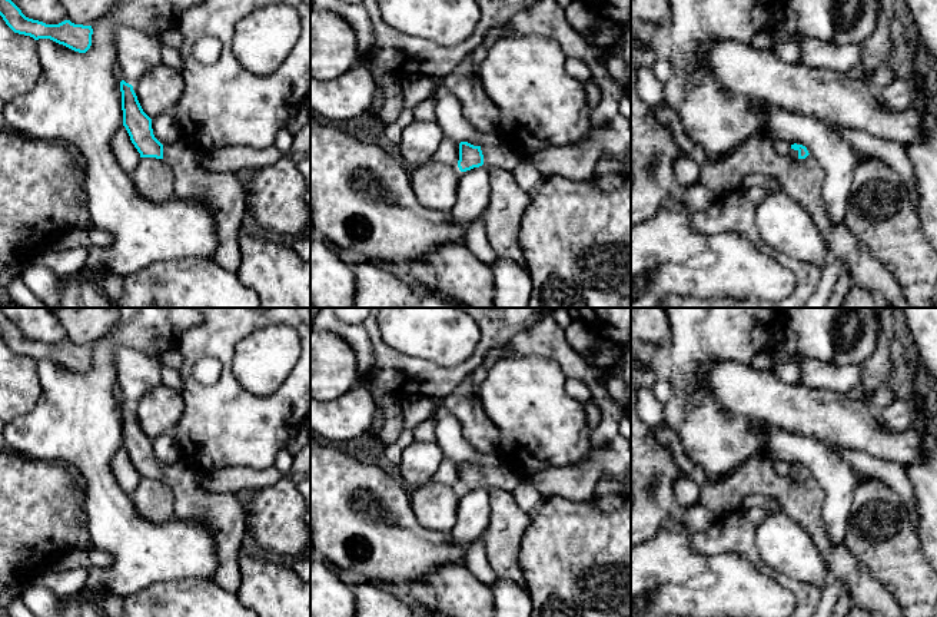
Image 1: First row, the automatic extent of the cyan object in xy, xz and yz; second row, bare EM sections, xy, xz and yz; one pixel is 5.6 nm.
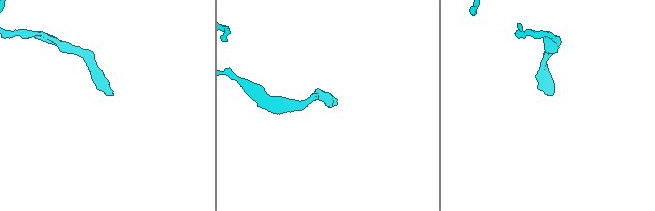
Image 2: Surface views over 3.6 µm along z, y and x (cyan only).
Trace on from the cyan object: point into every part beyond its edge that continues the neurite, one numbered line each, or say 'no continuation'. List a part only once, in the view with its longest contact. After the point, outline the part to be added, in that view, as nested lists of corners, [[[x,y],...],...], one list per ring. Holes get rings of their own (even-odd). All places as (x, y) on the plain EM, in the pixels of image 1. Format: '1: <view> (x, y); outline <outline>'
1: xz (499, 477); outline [[[504,465],[481,467],[481,471],[484,475],[484,487],[512,492],[521,482],[518,474]]]

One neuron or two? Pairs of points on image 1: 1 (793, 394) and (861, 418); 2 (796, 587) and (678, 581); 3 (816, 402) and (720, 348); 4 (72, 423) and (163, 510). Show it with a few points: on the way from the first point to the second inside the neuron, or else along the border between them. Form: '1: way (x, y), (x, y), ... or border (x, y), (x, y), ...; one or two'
1: way (810, 411), (831, 418), (844, 418); one
2: border (757, 569), (783, 584), (796, 601); two
3: border (715, 362), (738, 361), (748, 367); two
4: border (129, 496), (133, 508), (150, 523); two

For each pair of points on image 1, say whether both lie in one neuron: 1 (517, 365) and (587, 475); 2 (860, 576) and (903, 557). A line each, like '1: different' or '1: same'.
1: different
2: different

